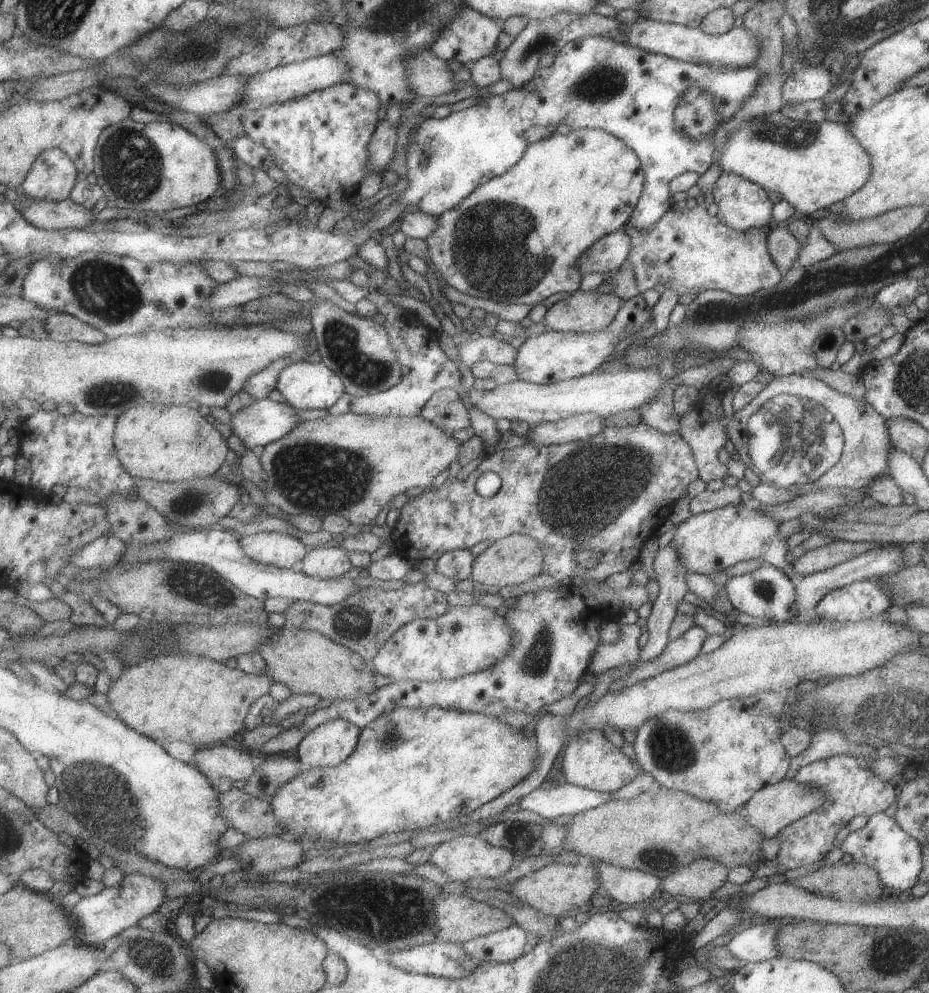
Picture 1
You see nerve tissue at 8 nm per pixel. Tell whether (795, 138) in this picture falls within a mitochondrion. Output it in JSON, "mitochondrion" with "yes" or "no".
{"mitochondrion":"yes"}

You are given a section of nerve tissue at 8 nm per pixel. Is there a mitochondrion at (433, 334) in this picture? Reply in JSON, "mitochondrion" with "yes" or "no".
{"mitochondrion":"no"}

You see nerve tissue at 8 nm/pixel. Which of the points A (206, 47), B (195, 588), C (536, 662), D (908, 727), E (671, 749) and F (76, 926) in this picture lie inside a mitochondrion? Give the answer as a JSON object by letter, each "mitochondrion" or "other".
{"A":"mitochondrion","B":"mitochondrion","C":"mitochondrion","D":"mitochondrion","E":"mitochondrion","F":"other"}

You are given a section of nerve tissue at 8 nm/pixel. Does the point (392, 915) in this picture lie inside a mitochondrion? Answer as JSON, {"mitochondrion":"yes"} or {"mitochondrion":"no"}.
{"mitochondrion":"yes"}

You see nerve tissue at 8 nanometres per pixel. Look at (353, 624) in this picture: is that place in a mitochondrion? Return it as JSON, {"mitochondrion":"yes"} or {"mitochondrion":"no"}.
{"mitochondrion":"yes"}

